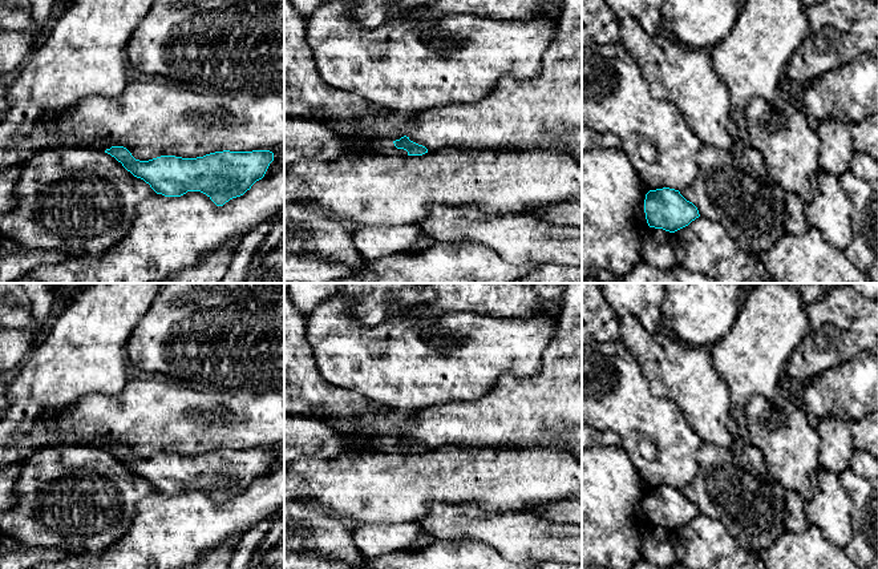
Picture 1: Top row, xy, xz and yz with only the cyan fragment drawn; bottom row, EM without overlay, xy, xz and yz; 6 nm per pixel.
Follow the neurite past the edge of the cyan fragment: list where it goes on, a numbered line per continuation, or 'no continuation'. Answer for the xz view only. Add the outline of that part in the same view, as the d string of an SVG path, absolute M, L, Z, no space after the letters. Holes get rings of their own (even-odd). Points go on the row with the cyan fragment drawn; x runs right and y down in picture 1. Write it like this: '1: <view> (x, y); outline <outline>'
1: xz (384, 146); outline M377 138L368 141L367 146L372 150L373 154L385 154L385 156L397 156L397 149L392 141Z

